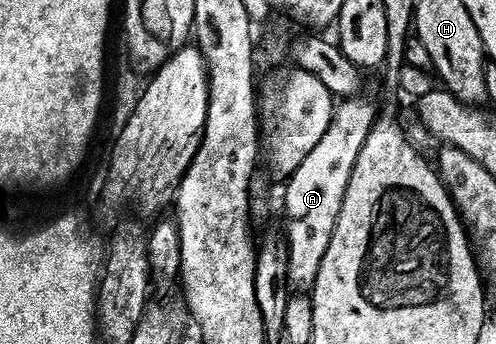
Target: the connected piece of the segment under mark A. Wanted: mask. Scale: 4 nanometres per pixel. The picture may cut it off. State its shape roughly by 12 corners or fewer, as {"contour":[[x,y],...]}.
{"contour":[[341,98],[287,176],[288,281],[308,289],[378,113]]}

